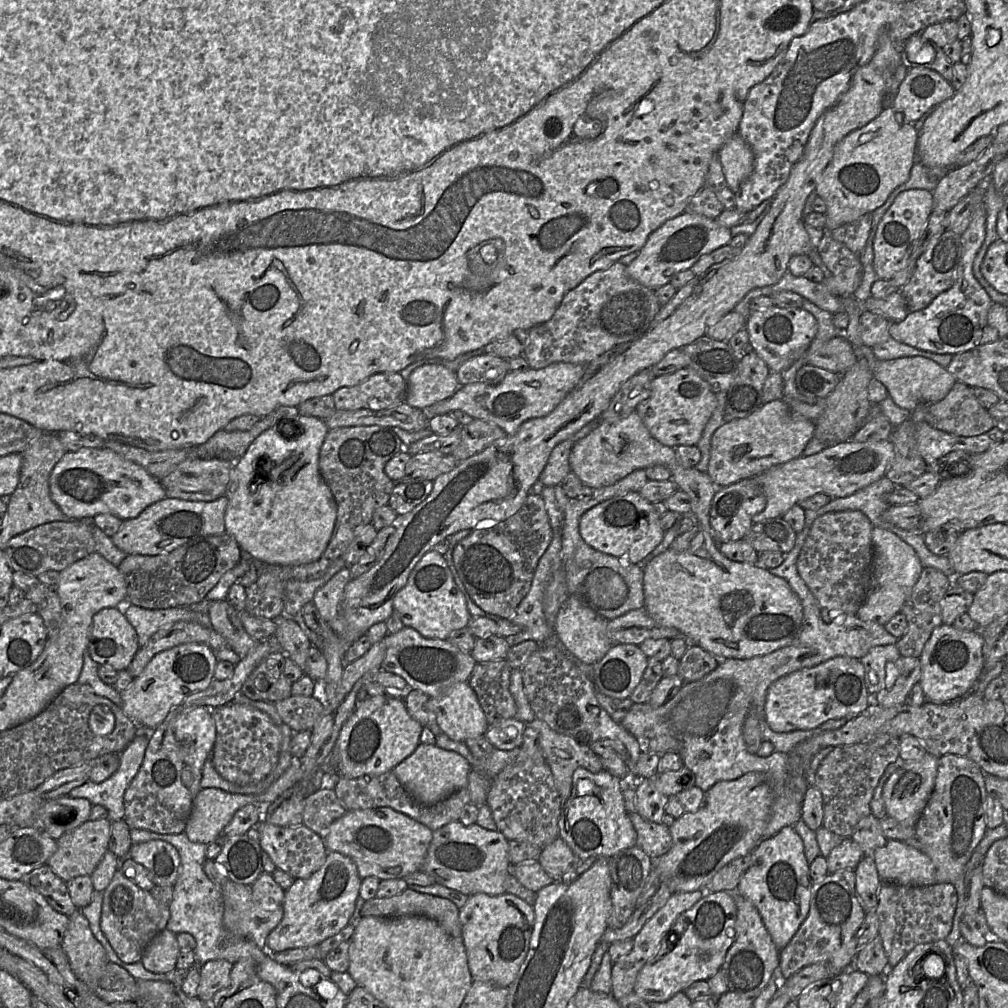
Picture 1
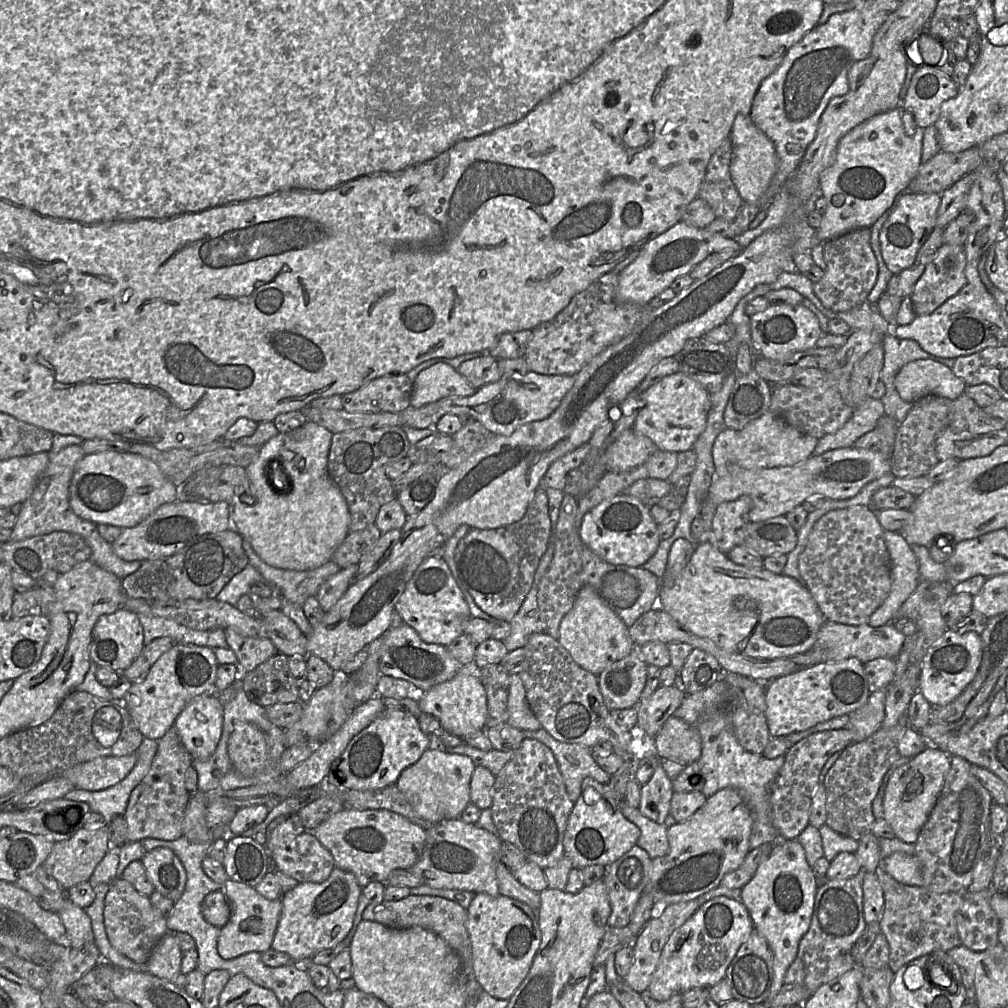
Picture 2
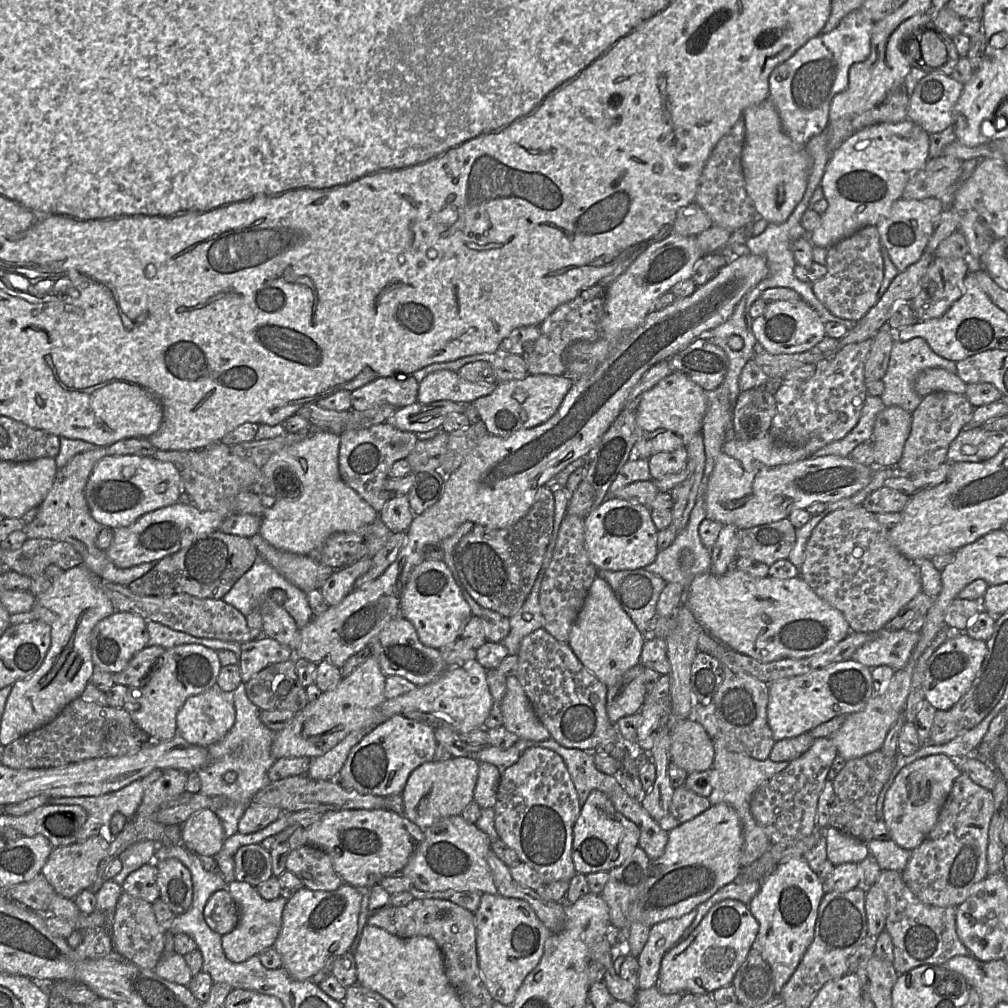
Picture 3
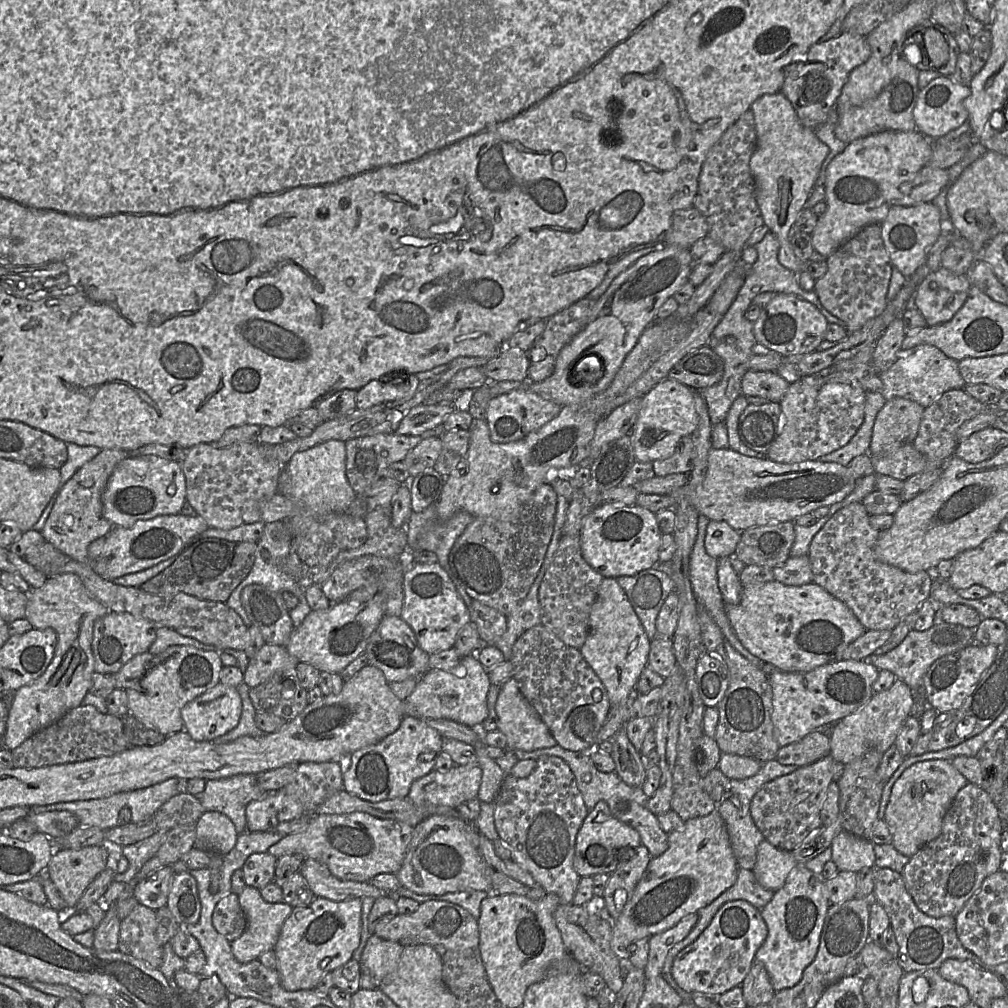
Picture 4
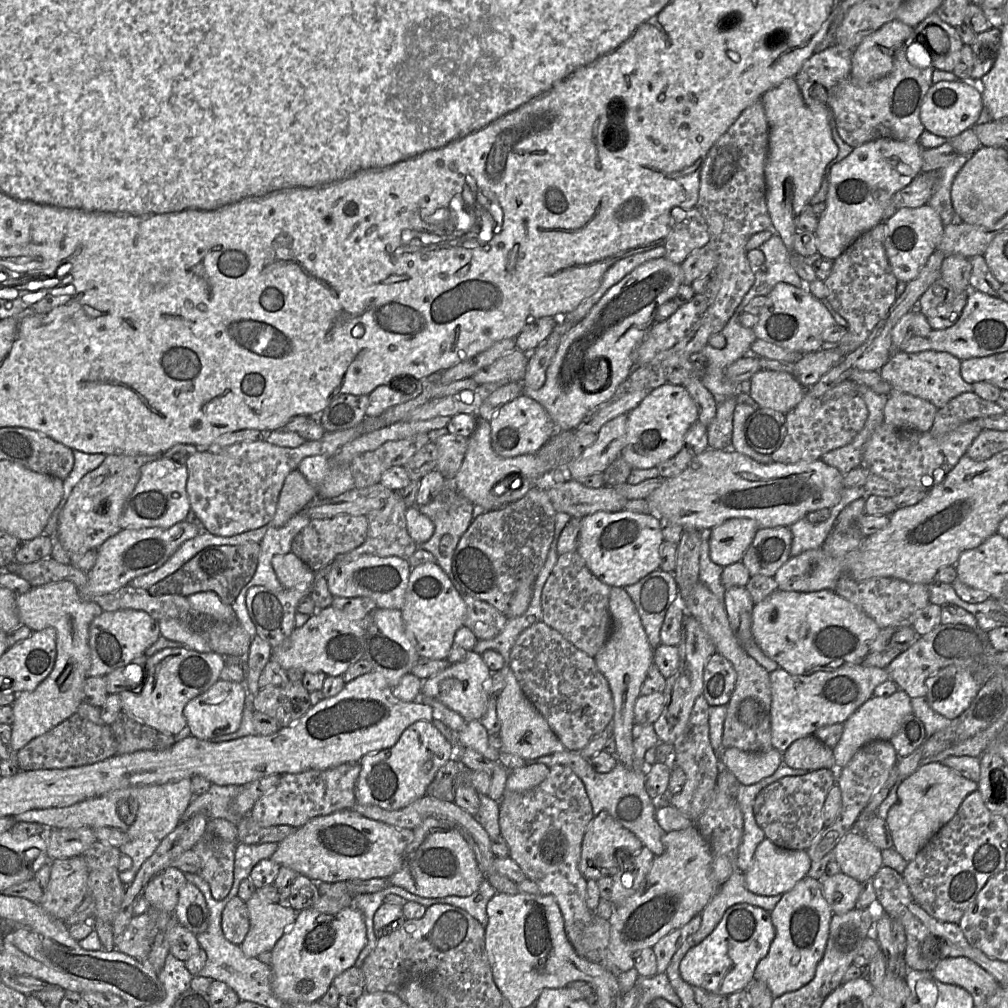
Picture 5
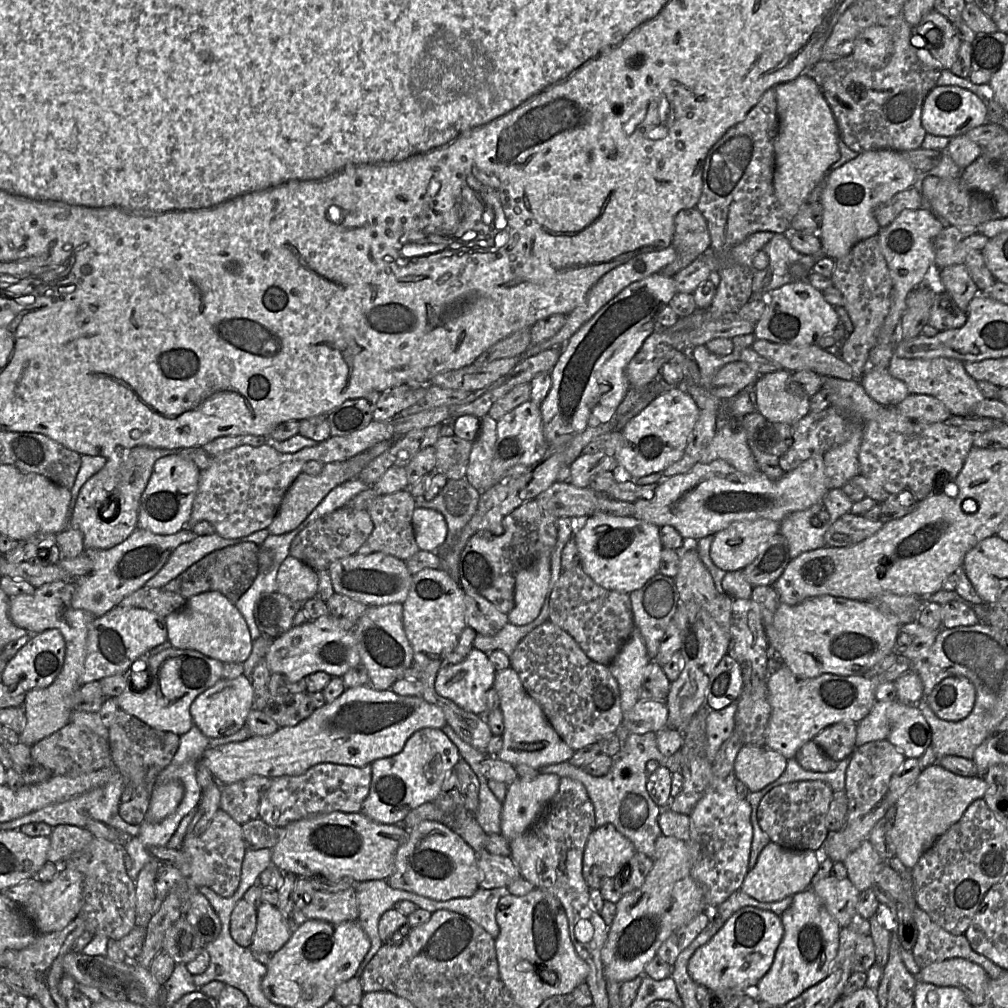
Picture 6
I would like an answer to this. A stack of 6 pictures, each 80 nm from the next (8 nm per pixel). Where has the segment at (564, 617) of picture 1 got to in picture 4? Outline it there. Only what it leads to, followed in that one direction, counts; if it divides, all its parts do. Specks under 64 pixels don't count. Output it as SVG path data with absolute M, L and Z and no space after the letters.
M604 577L590 611L586 641L579 651L601 679L612 704L626 701L636 690L641 673L648 663L650 641L616 579Z

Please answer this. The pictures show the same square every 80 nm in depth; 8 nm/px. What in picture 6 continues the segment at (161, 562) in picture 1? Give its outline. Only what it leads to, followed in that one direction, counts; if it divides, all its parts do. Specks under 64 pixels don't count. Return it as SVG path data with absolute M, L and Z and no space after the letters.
M243 542L212 551L170 580L162 589L186 599L203 592L217 591L235 604L259 573L259 549L260 546L254 542Z

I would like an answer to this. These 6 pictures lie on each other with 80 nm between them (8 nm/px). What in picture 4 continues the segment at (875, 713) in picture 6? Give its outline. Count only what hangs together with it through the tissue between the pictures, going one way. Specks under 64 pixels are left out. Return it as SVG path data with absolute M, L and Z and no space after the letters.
M896 679L886 691L874 693L859 710L841 719L828 735L833 760L849 764L870 750L885 752L897 737L904 720L911 714L913 691L902 680Z

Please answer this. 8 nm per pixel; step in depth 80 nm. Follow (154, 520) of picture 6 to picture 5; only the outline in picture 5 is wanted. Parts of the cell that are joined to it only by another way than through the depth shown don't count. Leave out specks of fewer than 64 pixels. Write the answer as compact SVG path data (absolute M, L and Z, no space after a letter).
M159 458L146 463L141 468L140 479L128 498L119 519L122 529L142 529L151 527L169 528L186 520L191 509L187 494L188 470L185 464L169 458Z

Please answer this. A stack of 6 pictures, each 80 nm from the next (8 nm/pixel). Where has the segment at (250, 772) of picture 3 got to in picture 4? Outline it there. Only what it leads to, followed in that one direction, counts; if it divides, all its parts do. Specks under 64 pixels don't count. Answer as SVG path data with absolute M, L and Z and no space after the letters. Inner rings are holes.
M243 682L236 688L242 701L242 712L239 723L234 729L212 740L213 743L227 743L242 736L259 737L265 735L255 723L256 710L249 696L250 687ZM239 774L229 778L206 780L204 791L198 799L205 811L216 811L227 816L235 826L238 834L246 831L246 808L251 801L264 797L256 784L256 775Z

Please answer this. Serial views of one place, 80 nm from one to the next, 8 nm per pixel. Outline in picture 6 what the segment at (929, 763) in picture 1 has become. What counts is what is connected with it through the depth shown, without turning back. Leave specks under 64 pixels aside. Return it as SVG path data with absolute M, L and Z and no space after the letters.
M940 764L922 769L915 782L895 804L896 815L892 824L895 856L912 870L921 855L962 817L968 806L974 800L984 797L986 789L987 784L980 776L959 776L946 770Z

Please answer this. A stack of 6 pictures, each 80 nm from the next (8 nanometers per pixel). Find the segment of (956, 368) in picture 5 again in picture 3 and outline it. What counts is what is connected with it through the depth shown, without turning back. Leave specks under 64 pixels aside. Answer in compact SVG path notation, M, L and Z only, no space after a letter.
M913 338L908 341L895 340L887 371L881 379L884 383L881 400L885 407L899 406L912 413L923 398L914 389L915 380L922 371L928 368L942 368L956 373L956 362L937 355L922 338Z

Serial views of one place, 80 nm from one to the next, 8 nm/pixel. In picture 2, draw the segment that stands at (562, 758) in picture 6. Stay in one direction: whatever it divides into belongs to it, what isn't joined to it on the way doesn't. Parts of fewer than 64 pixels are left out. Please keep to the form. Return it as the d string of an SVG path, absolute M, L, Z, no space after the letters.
M511 674L509 677L507 710L507 723L512 727L529 731L542 728L528 703L525 687L519 674Z

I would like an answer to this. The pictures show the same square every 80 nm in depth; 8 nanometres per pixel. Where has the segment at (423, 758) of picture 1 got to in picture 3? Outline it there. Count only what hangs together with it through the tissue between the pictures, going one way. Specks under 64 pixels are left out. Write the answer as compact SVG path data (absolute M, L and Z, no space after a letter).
M452 757L446 761L431 761L417 767L409 776L402 791L405 817L423 831L440 820L459 816L474 801L478 778L478 762L470 757Z

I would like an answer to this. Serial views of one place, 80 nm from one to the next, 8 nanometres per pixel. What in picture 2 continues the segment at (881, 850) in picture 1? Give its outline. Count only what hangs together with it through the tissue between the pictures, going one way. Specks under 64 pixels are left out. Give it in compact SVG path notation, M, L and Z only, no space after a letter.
M896 852L880 862L880 867L897 882L910 886L922 886L921 864L917 857Z

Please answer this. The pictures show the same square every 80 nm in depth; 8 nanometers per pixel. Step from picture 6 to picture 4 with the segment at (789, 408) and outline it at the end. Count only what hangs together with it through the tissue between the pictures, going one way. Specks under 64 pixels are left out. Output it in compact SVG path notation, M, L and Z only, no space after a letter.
M747 370L741 381L742 394L761 397L769 402L779 403L790 383L772 371Z

